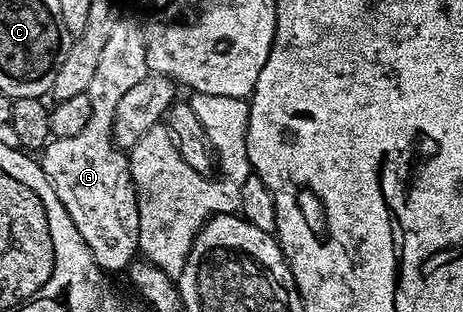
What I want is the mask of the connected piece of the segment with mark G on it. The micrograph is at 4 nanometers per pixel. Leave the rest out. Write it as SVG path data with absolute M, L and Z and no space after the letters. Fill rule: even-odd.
M128 17L114 25L112 36L98 61L98 70L90 80L90 121L75 137L52 139L38 155L40 168L46 173L58 201L70 213L70 221L82 233L94 261L109 273L127 272L140 250L138 201L132 180L130 159L112 139L114 109L118 100L150 72L146 65L145 28L131 23Z

